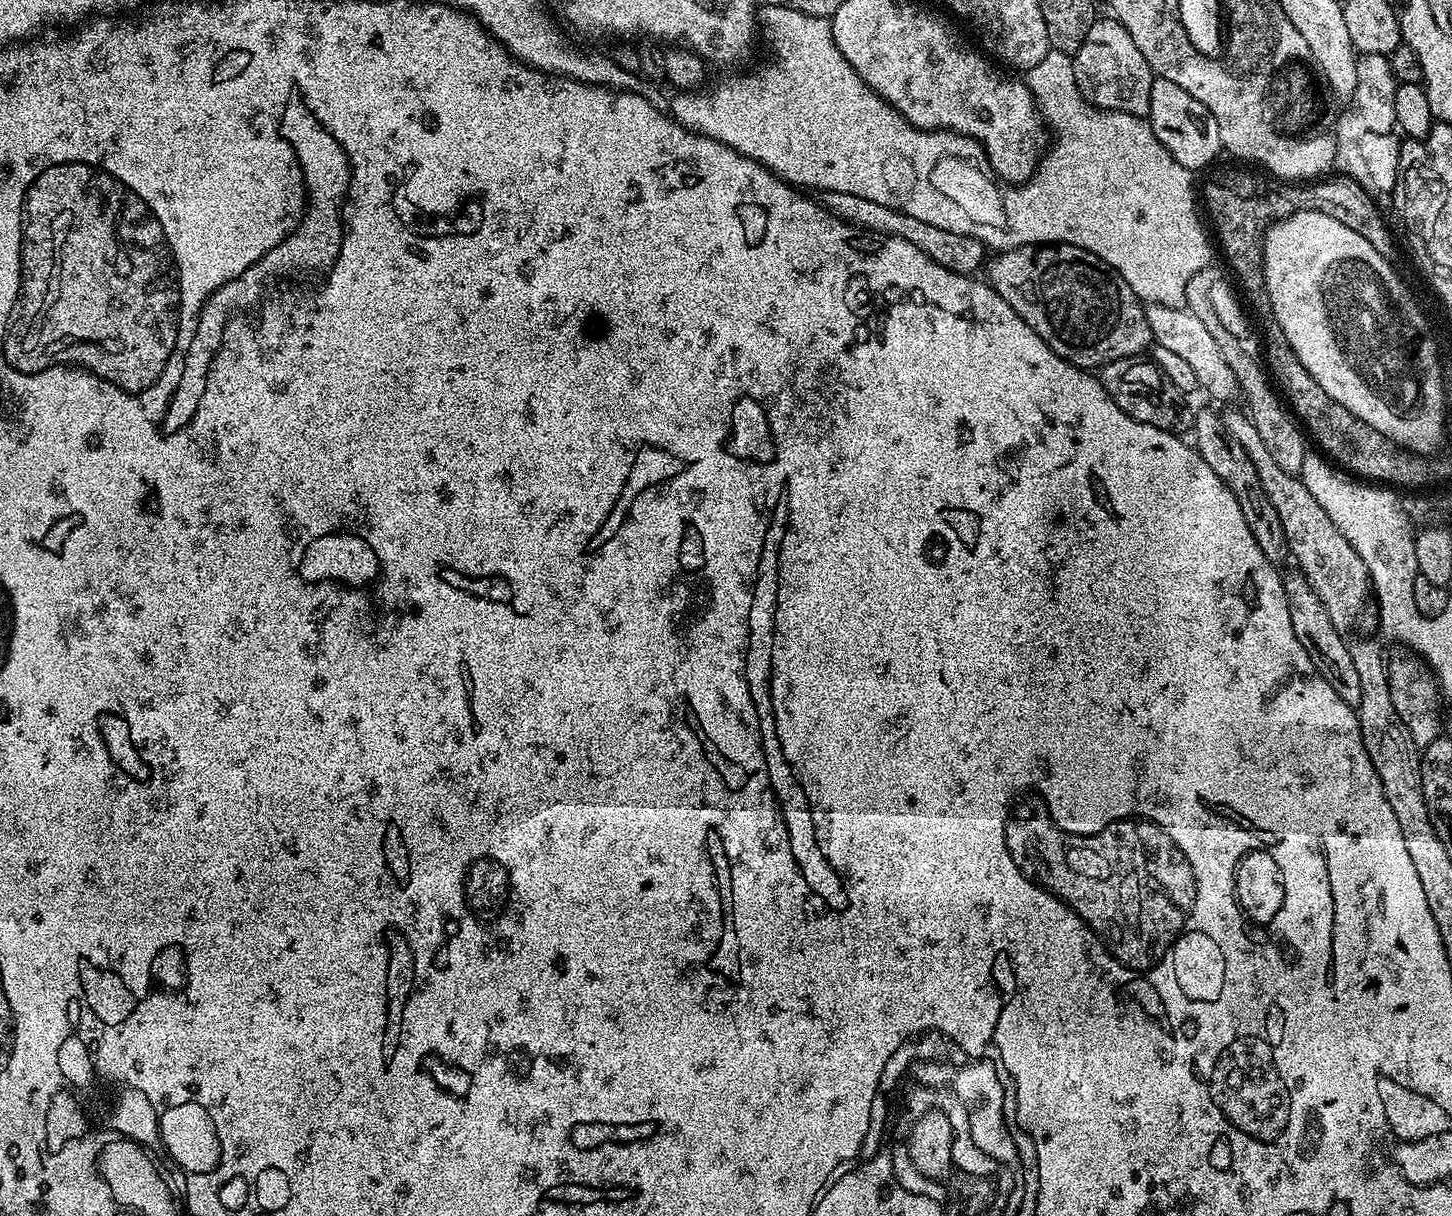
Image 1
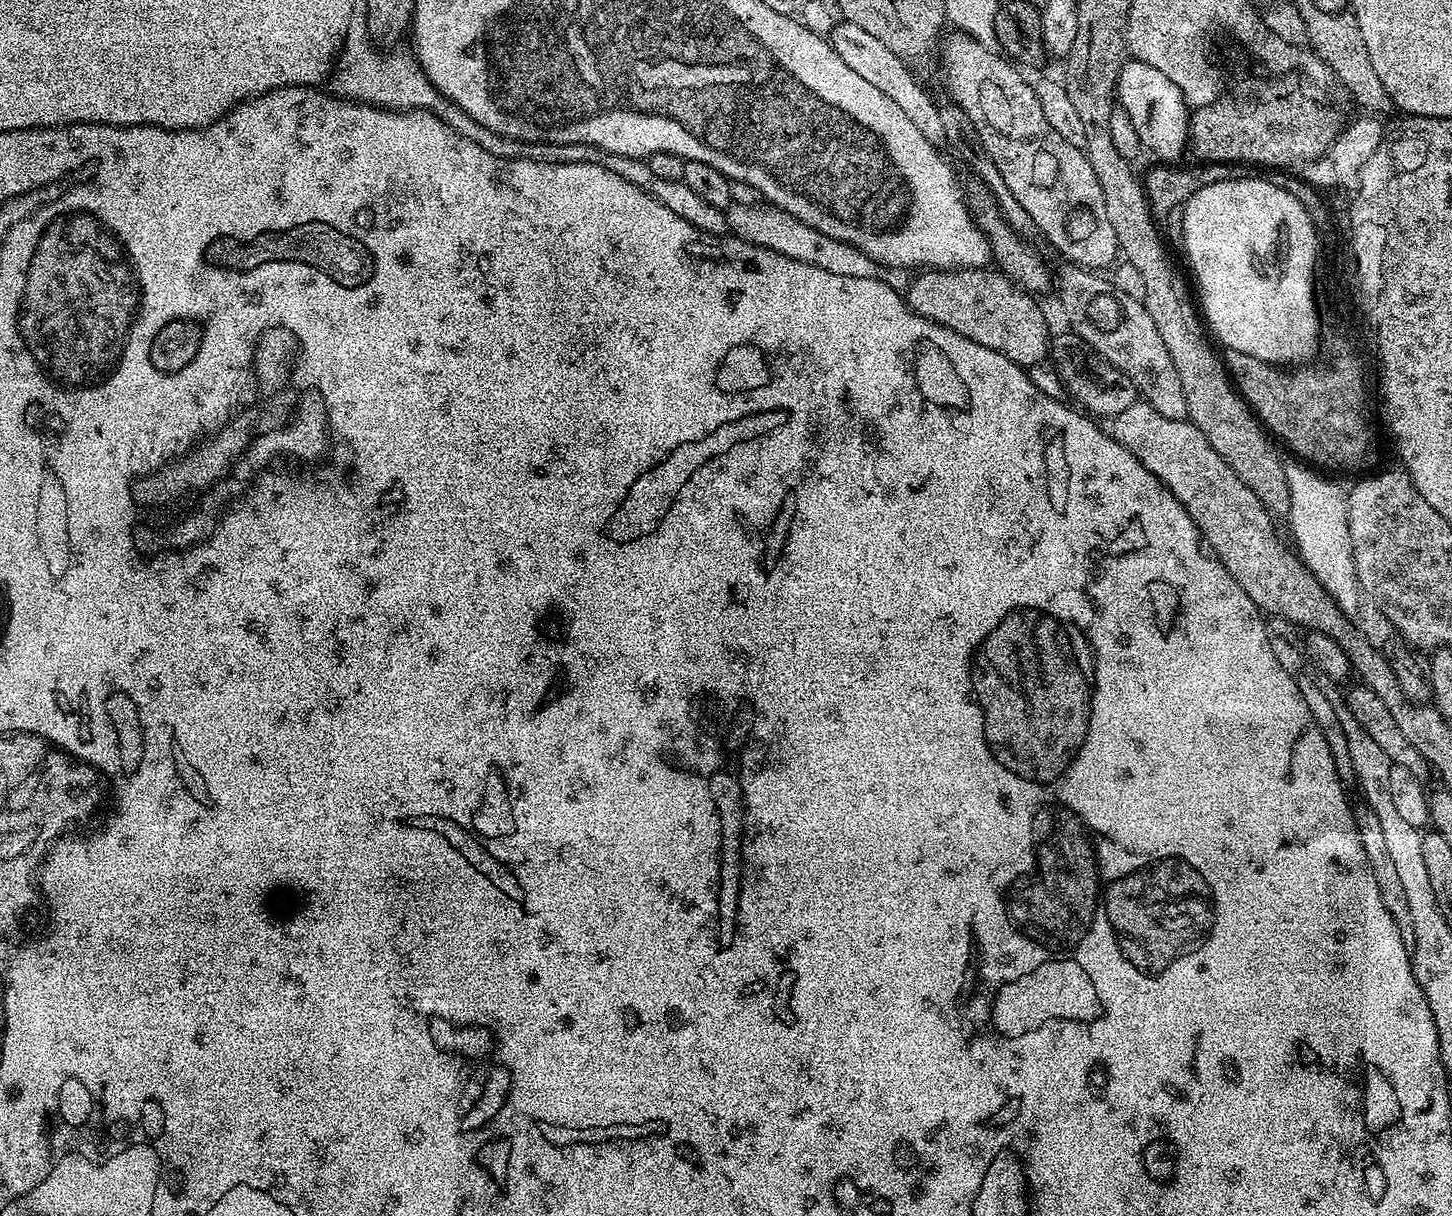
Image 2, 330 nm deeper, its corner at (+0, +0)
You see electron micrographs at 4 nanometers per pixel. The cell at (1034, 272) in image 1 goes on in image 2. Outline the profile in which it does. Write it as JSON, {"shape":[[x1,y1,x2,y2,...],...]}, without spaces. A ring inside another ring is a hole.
{"shape":[[954,268,951,270,924,270,913,275,908,281,906,299,911,308,922,318,933,320,943,328,954,330,978,346,998,350,1006,354,1015,364,1029,366,1039,364,1050,352,1050,331,1044,325,1044,312,1036,305,1037,297,1017,286,1009,277,999,271,988,272,983,268]]}

